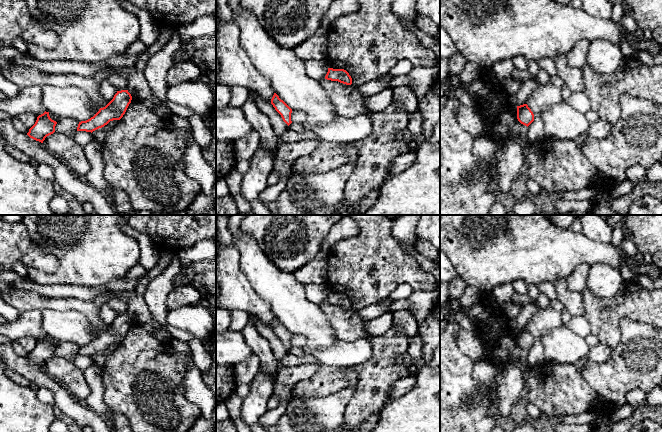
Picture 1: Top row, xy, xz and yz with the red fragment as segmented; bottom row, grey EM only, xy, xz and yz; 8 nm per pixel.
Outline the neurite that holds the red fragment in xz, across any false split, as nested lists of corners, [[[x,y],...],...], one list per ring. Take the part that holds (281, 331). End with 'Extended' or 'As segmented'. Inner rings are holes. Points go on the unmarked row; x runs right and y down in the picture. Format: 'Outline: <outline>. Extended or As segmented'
Outline: [[[274,317],[271,323],[271,328],[273,329],[275,334],[281,339],[283,345],[289,350],[292,347],[292,333],[283,324],[281,324],[276,317]]]. As segmented

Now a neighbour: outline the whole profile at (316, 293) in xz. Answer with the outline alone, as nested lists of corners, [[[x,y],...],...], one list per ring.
[[[307,283],[304,284],[304,291],[307,299],[317,305],[323,304],[328,296],[328,291],[325,285]]]

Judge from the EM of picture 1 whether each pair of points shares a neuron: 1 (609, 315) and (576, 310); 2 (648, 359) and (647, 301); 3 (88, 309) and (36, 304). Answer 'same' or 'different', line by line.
1: different
2: different
3: same

